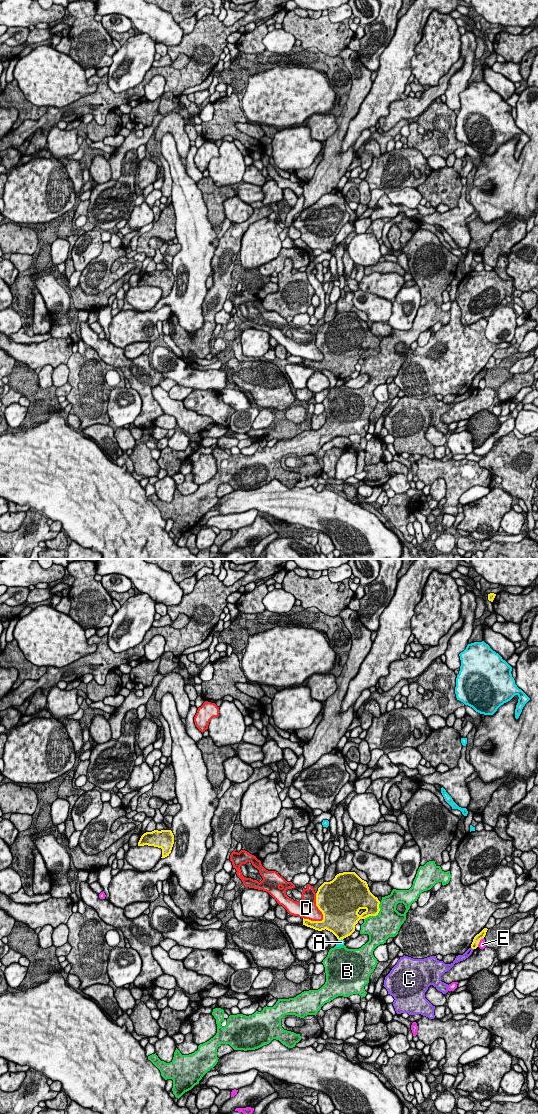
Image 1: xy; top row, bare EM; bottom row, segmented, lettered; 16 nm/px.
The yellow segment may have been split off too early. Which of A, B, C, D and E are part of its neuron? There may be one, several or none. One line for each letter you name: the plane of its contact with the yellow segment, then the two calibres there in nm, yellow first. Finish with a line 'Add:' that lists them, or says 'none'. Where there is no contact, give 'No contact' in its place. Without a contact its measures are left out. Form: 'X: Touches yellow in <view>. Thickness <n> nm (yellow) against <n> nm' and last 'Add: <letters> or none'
Add: none

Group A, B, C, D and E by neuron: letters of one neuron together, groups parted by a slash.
A / B / C / D / E

